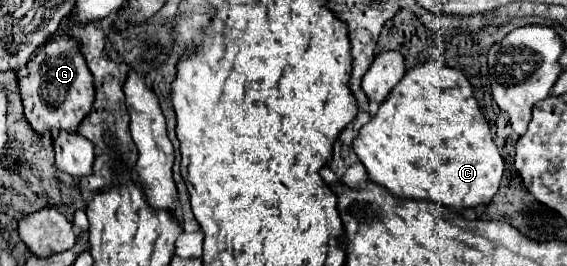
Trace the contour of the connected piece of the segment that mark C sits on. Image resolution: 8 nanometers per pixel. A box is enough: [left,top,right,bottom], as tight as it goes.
[353,50,505,210]

